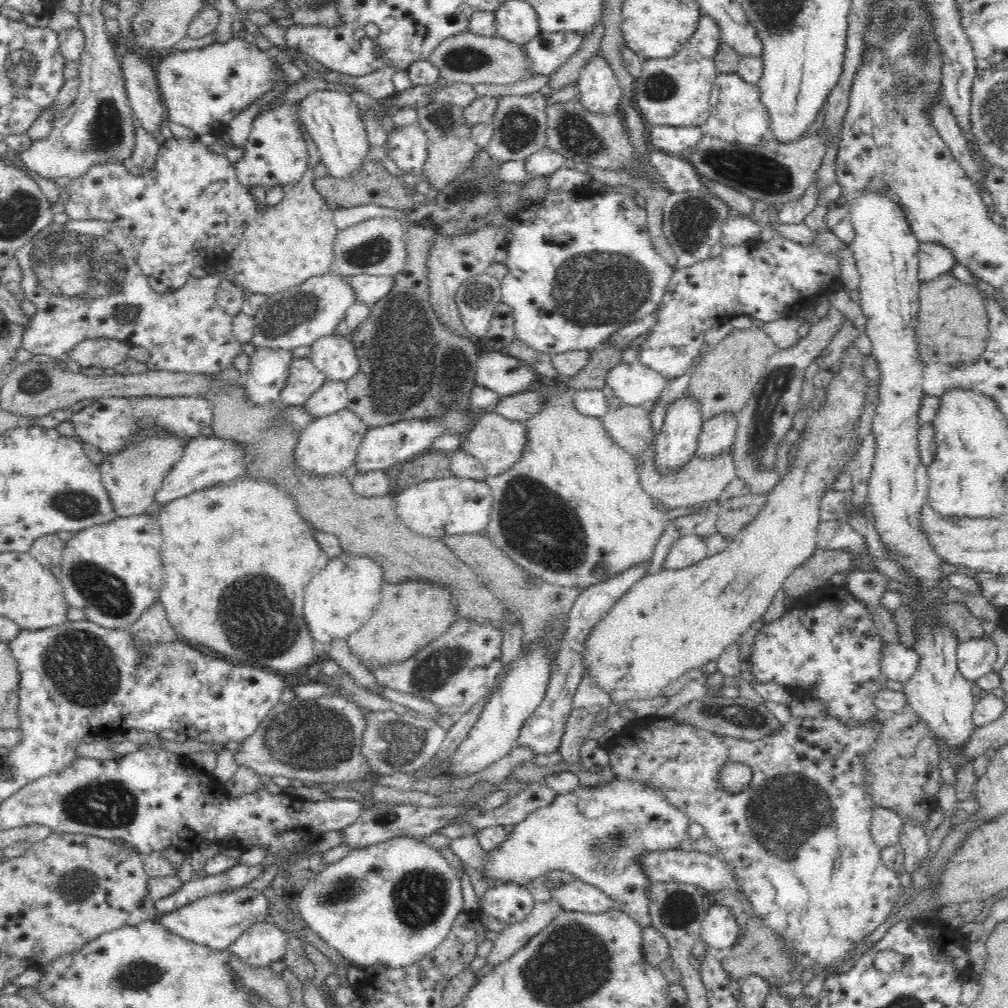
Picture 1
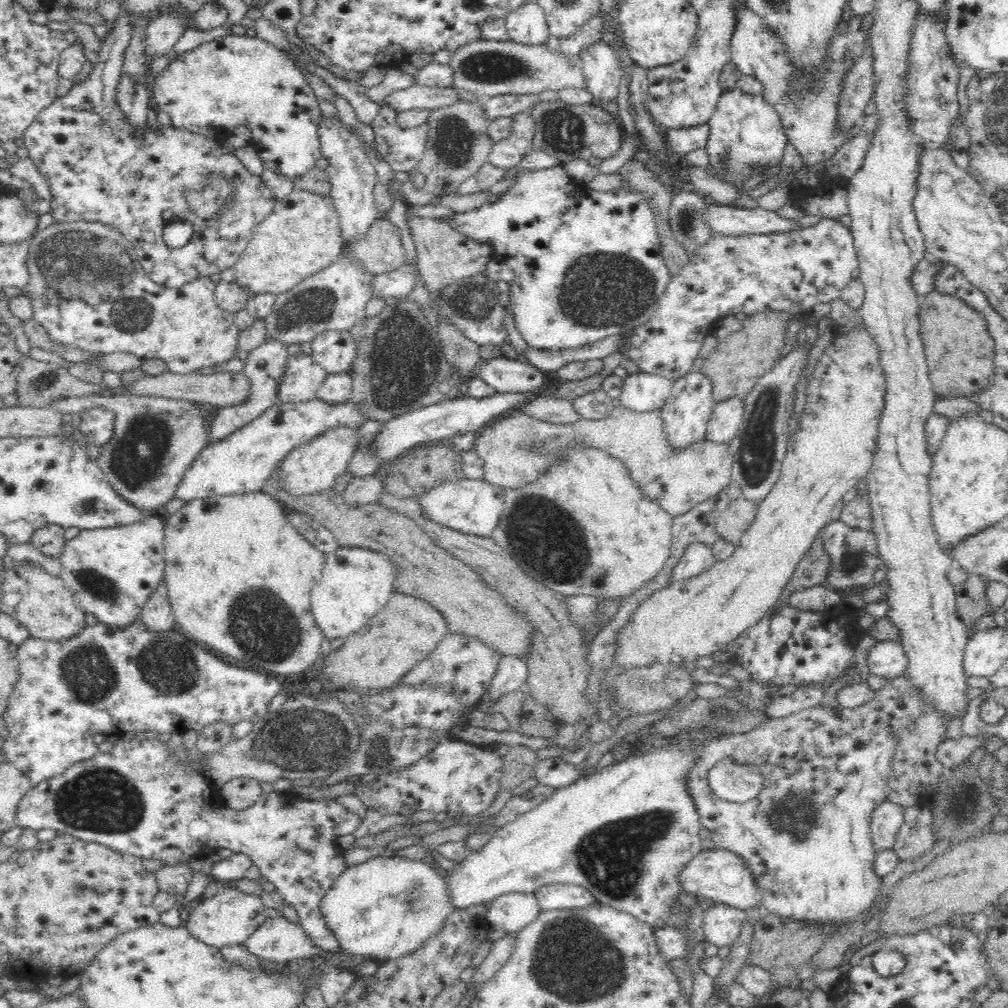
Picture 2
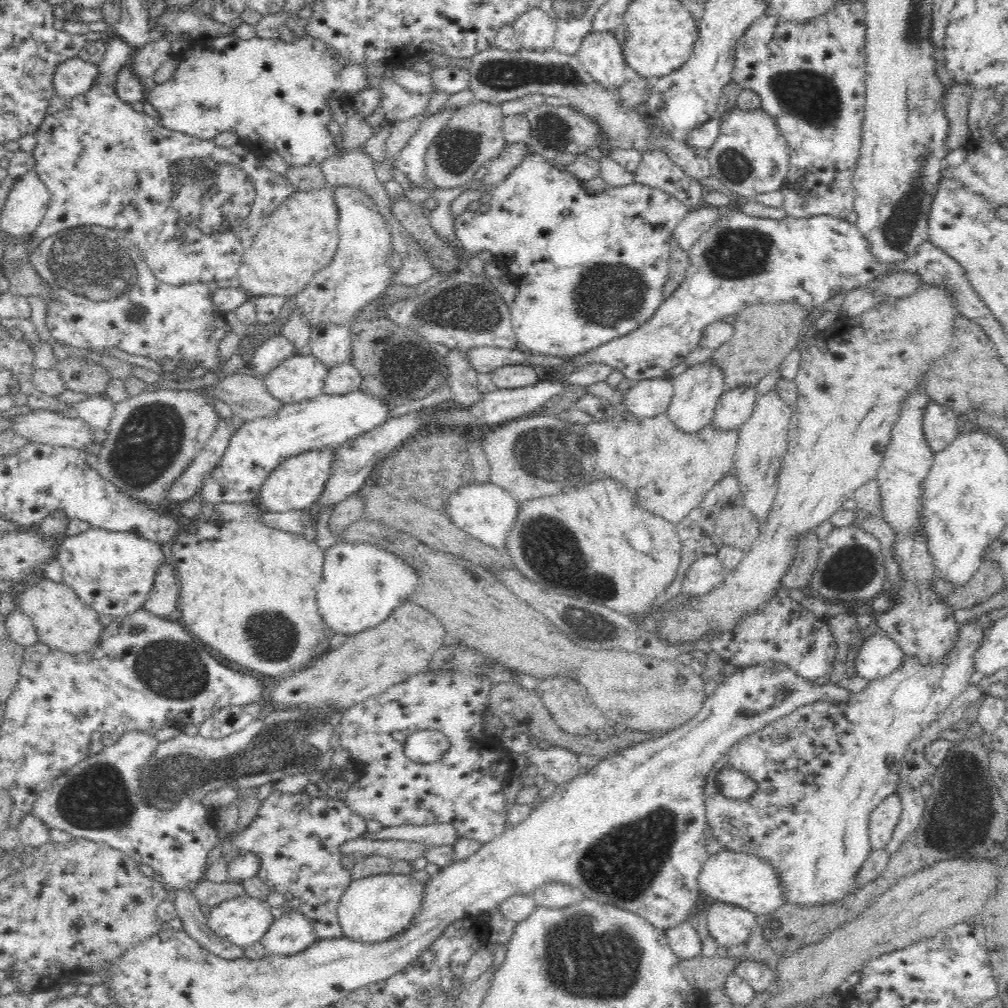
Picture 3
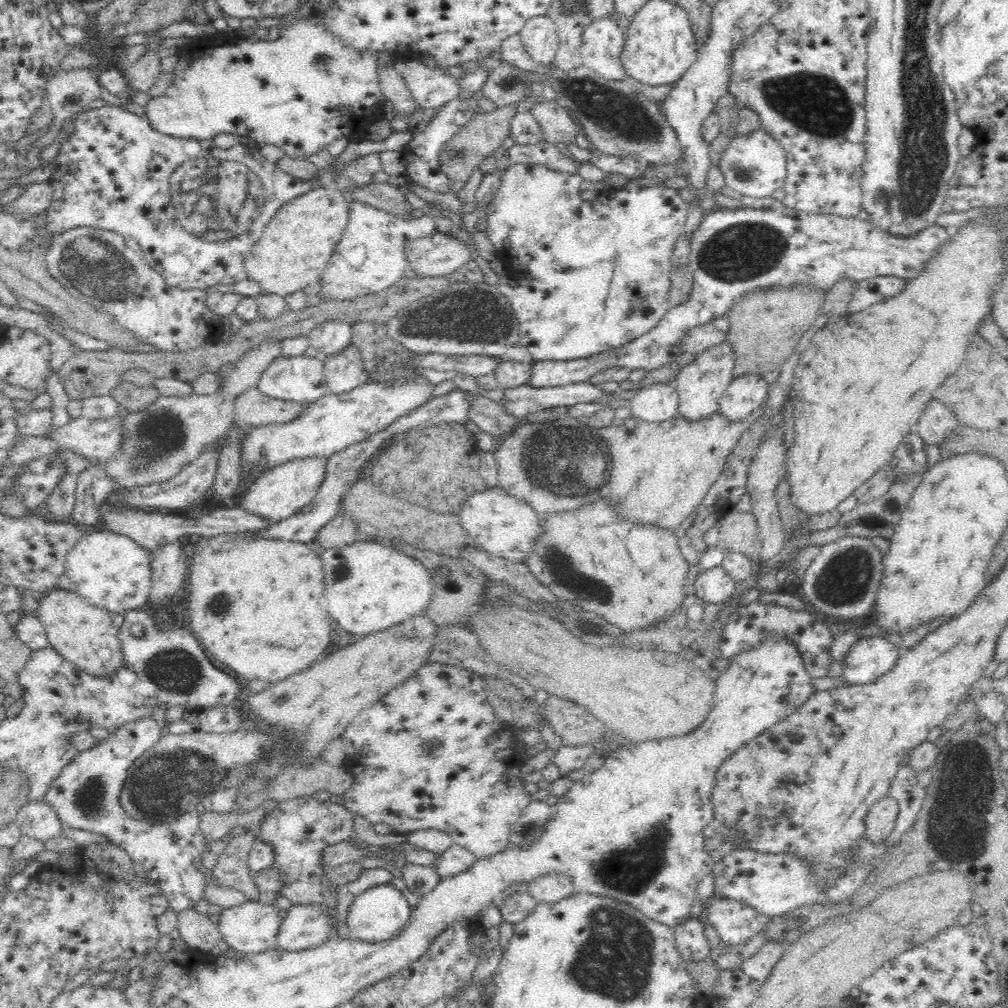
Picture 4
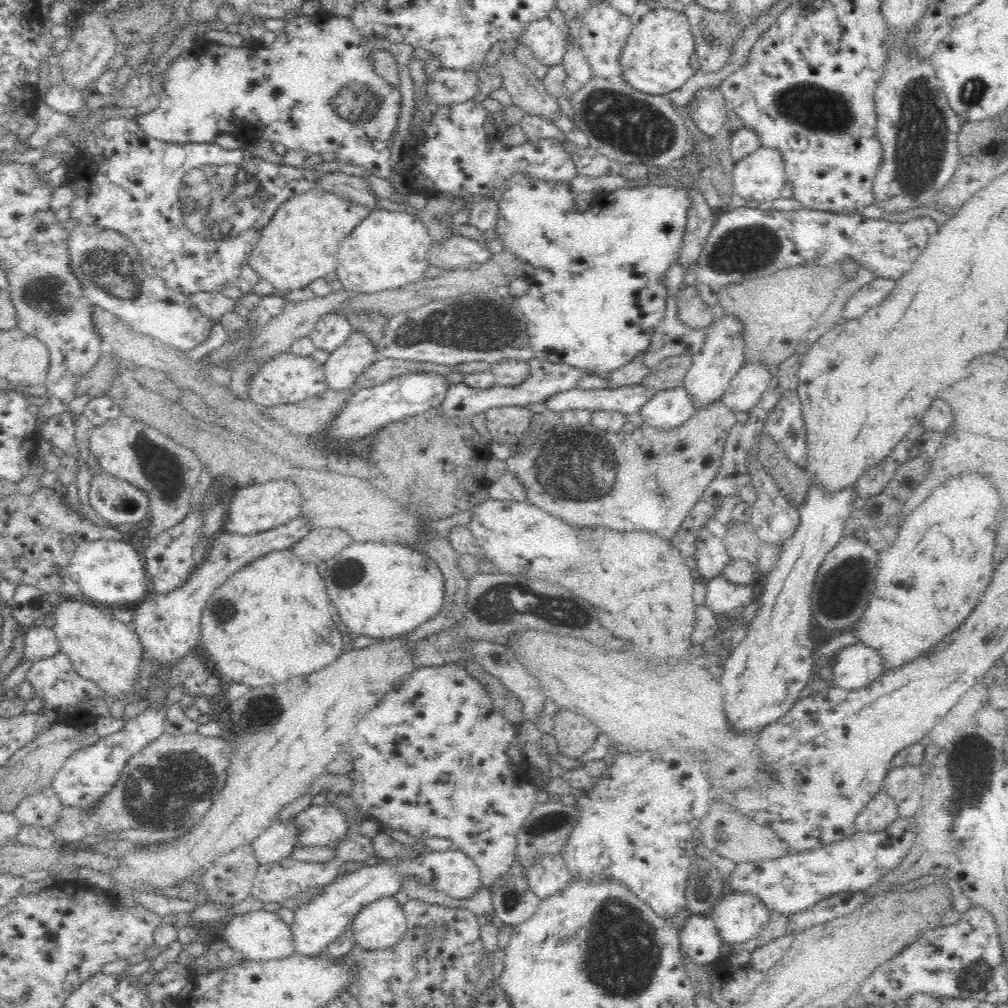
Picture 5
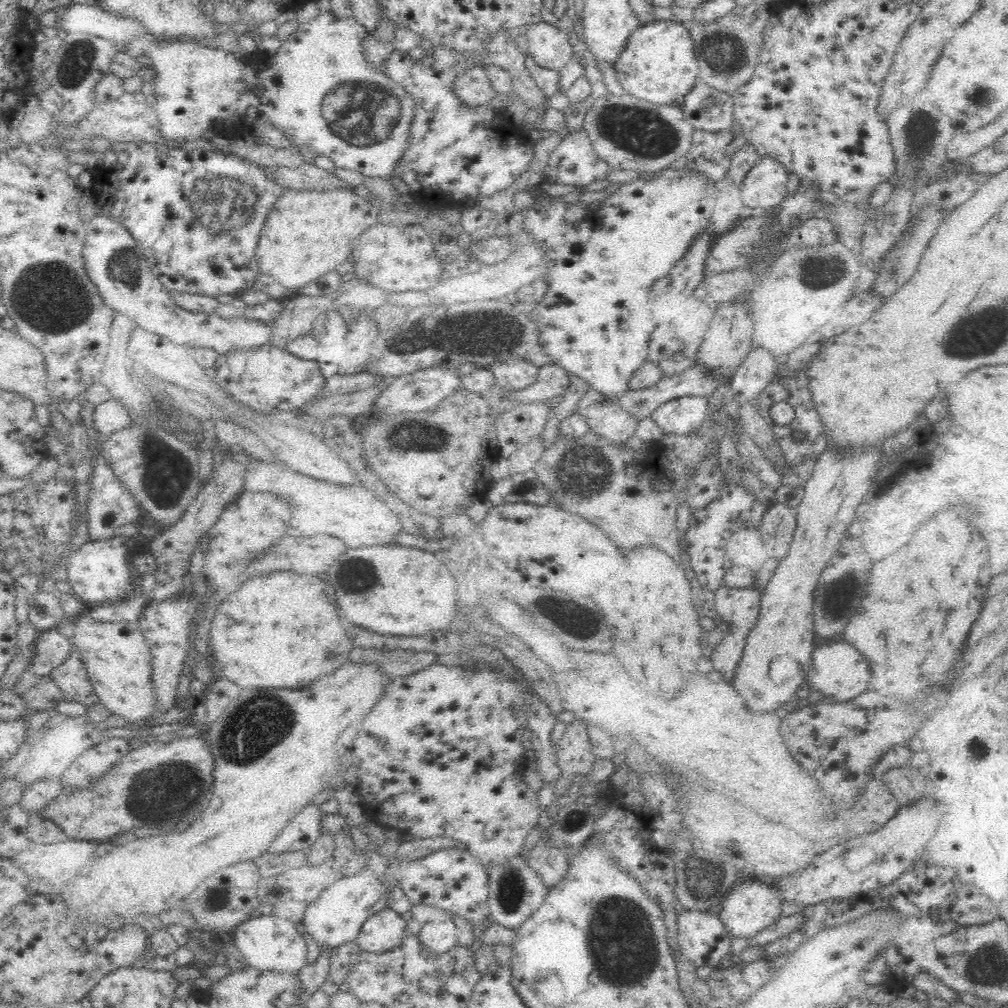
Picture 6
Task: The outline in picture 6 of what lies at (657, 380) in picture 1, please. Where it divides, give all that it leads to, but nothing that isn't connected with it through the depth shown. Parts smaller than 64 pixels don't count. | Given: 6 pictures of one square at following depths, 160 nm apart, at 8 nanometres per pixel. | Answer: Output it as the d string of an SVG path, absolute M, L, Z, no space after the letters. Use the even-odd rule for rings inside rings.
M684 396L664 402L650 416L667 434L686 435L700 428L708 417L708 397Z

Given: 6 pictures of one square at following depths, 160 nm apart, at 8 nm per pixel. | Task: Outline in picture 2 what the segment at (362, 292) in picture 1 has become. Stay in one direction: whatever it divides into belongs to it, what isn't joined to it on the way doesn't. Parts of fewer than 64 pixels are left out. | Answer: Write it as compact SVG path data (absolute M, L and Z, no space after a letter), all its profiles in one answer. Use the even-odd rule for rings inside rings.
M406 261L396 270L374 275L372 278L372 296L388 301L410 297L418 279L417 263L411 264Z

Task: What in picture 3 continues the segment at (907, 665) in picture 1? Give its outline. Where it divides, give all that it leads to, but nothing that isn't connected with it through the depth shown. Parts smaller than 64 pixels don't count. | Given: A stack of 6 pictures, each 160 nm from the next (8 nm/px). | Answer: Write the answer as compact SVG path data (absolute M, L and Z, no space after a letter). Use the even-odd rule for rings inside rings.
M872 634L862 644L855 664L855 674L869 681L892 674L906 656L902 648L886 635Z

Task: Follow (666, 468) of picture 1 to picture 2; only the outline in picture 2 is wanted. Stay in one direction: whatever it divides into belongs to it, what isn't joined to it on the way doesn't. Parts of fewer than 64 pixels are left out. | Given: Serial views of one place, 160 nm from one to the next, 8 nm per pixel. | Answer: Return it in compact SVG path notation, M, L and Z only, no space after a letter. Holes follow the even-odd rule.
M697 368L692 372L673 381L673 389L661 408L664 430L668 441L674 447L690 446L701 441L706 436L708 421L713 413L714 395L712 395L712 381Z

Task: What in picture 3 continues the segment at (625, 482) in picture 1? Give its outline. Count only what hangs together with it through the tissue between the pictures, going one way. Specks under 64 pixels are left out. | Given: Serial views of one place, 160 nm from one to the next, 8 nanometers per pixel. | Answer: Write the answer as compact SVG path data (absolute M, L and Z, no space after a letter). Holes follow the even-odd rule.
M594 477L592 484L584 486L584 488L570 488L560 496L552 496L552 498L534 498L532 502L522 504L520 510L520 518L514 522L508 538L506 538L506 549L512 554L513 564L516 569L531 582L534 582L545 590L554 592L555 594L564 594L573 598L584 600L584 602L594 602L598 605L606 606L630 616L630 619L642 617L649 609L653 608L654 602L668 589L668 586L675 580L677 571L679 570L681 557L681 542L678 538L675 525L668 522L661 516L656 516L641 506L636 504L635 498L630 494L630 491L619 481L613 478L604 478L602 482L597 477Z

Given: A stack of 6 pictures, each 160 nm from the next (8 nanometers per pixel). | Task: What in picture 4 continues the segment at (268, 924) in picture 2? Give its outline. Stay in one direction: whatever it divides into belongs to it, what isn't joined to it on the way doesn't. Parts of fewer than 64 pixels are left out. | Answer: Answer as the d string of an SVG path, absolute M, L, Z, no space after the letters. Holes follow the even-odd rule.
M314 903L303 905L292 905L286 918L281 920L280 932L276 936L276 946L290 952L300 950L308 950L308 948L316 948L320 944L324 944L333 931L330 928L330 915L328 915L328 908Z

